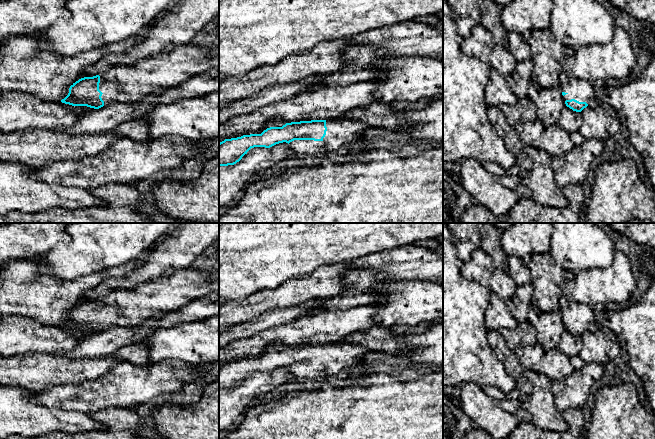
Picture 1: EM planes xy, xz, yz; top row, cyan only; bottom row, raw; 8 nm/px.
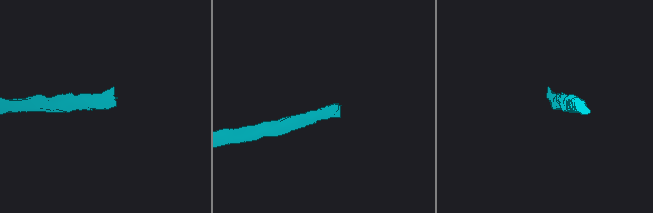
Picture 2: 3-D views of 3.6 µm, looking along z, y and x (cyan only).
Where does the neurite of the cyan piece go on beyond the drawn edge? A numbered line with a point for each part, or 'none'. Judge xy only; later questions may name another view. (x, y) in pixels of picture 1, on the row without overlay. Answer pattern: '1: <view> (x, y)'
1: xy (120, 308)

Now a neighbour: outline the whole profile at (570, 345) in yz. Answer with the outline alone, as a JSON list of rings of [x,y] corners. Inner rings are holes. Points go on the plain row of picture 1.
[[[565,330],[562,334],[558,349],[568,357],[577,356],[583,348],[581,336],[576,336]]]

